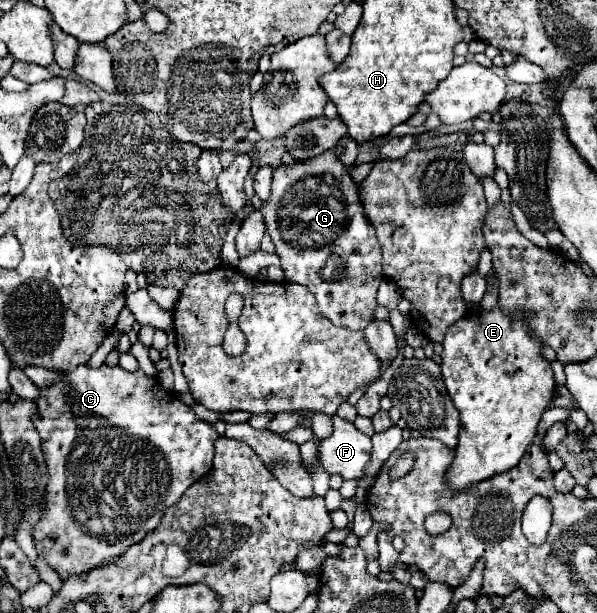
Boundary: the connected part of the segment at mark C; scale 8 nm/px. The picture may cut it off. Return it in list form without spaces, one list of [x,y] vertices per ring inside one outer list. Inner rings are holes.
[[[82,364],[80,368],[76,368],[72,372],[64,372],[60,382],[54,382],[50,386],[40,388],[40,396],[36,398],[36,406],[38,406],[38,412],[32,416],[32,422],[40,434],[40,440],[42,440],[42,452],[44,452],[46,464],[48,464],[50,480],[48,480],[46,494],[44,494],[44,514],[32,530],[32,538],[34,538],[34,548],[38,552],[42,552],[42,558],[46,560],[46,564],[50,568],[54,568],[62,580],[66,580],[66,576],[90,572],[92,568],[98,568],[100,564],[124,554],[132,544],[144,540],[144,536],[148,536],[148,532],[158,528],[160,518],[164,514],[164,508],[170,508],[172,504],[176,504],[182,498],[182,494],[212,468],[214,442],[218,438],[218,432],[214,430],[214,426],[200,420],[192,408],[182,404],[174,394],[164,391],[156,378],[150,378],[140,370],[138,372],[126,372],[120,366],[110,368],[110,366],[102,364],[100,368],[90,368],[90,366]]]

